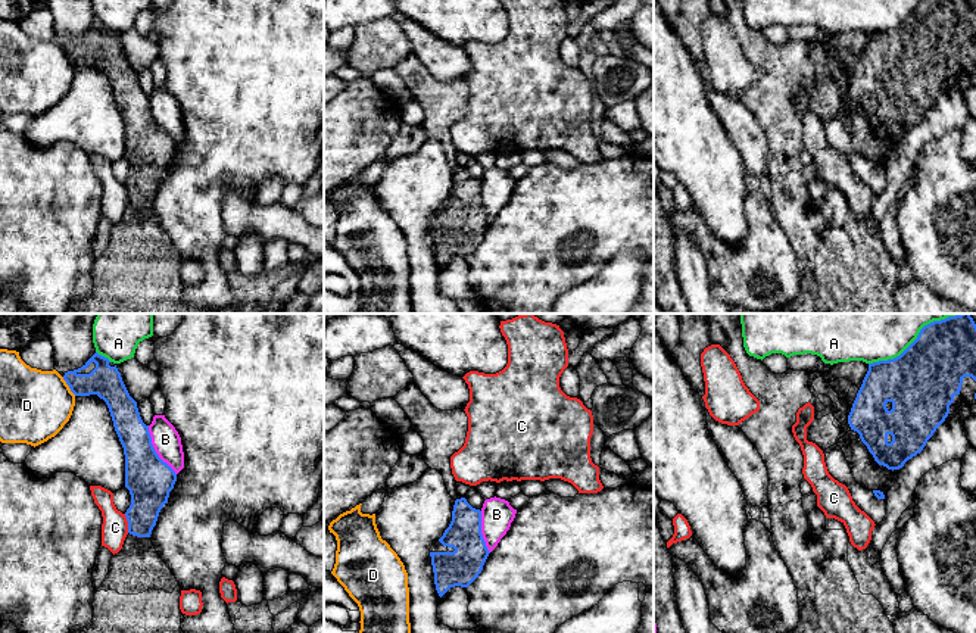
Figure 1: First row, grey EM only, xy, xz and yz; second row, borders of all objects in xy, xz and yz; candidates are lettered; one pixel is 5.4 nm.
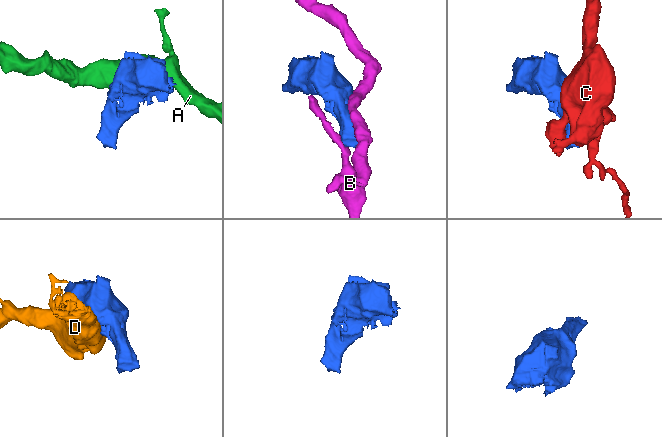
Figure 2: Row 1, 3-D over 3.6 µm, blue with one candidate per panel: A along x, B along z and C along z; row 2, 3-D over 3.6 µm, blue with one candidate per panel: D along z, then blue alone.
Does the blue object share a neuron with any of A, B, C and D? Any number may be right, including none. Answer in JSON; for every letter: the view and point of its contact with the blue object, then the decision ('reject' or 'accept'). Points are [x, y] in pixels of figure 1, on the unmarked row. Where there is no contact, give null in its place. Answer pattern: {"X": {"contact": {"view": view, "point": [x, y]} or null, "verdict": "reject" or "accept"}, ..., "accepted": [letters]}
{"A": {"contact": {"view": "yz", "point": [897, 27]}, "verdict": "reject"}, "B": {"contact": {"view": "xy", "point": [155, 121]}, "verdict": "reject"}, "C": {"contact": {"view": "xy", "point": [128, 193]}, "verdict": "reject"}, "D": {"contact": {"view": "xy", "point": [68, 55]}, "verdict": "reject"}, "accepted": []}

